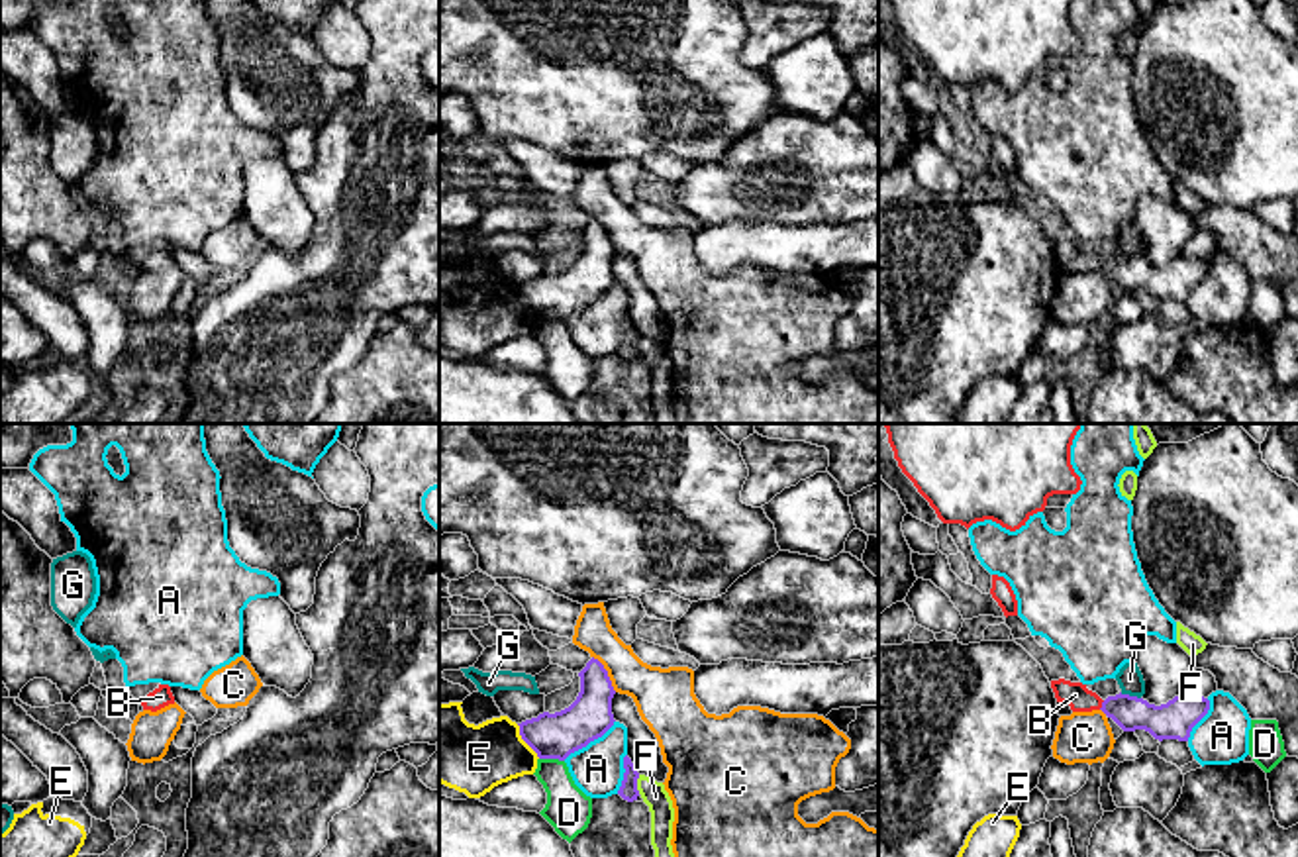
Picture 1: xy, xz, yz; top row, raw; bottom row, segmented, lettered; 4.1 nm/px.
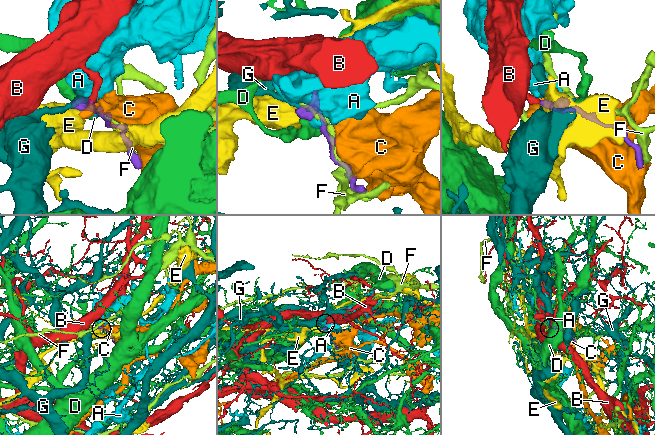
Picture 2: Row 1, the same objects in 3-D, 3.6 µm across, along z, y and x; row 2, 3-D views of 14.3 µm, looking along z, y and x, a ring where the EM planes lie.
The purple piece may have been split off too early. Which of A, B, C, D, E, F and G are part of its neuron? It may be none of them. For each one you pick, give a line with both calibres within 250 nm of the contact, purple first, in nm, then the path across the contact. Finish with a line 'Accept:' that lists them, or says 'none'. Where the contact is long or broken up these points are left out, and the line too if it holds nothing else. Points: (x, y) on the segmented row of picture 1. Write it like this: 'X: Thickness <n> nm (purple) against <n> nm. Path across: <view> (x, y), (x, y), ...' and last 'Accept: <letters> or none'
B: Thickness 140 nm (purple) against 100 nm. Path across: yz (1130, 712), (1102, 705), (1075, 695)
Accept: B

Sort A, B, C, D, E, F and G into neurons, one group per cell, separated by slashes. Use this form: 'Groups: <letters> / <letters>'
Groups: A / B / C / D / E / F / G

